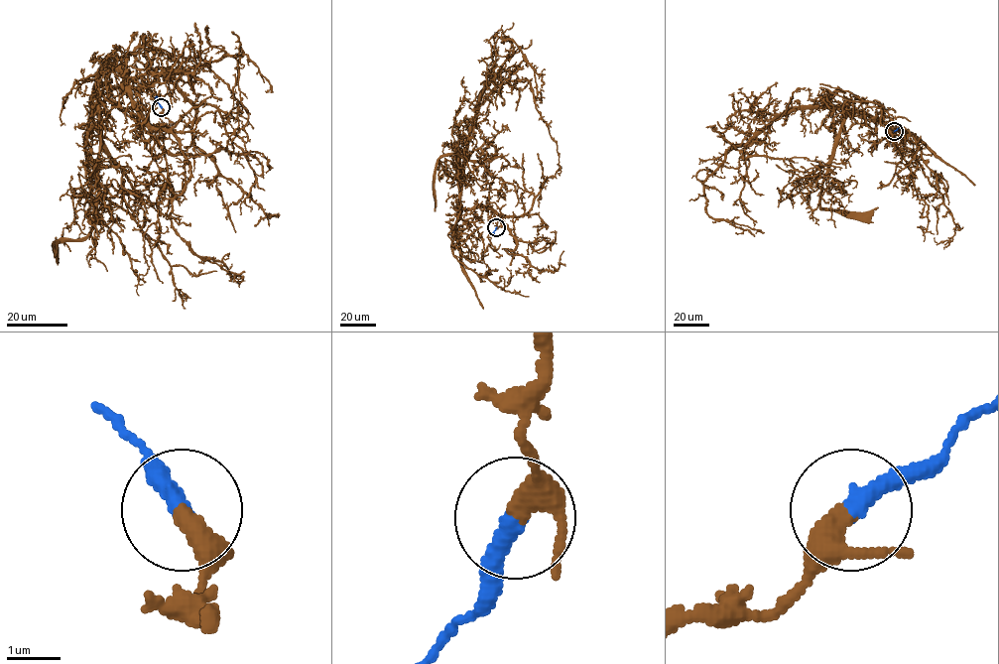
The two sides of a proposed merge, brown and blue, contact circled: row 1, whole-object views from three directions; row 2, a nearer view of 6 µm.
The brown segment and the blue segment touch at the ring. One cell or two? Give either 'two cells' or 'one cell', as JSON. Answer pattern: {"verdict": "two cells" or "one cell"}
{"verdict": "one cell"}

